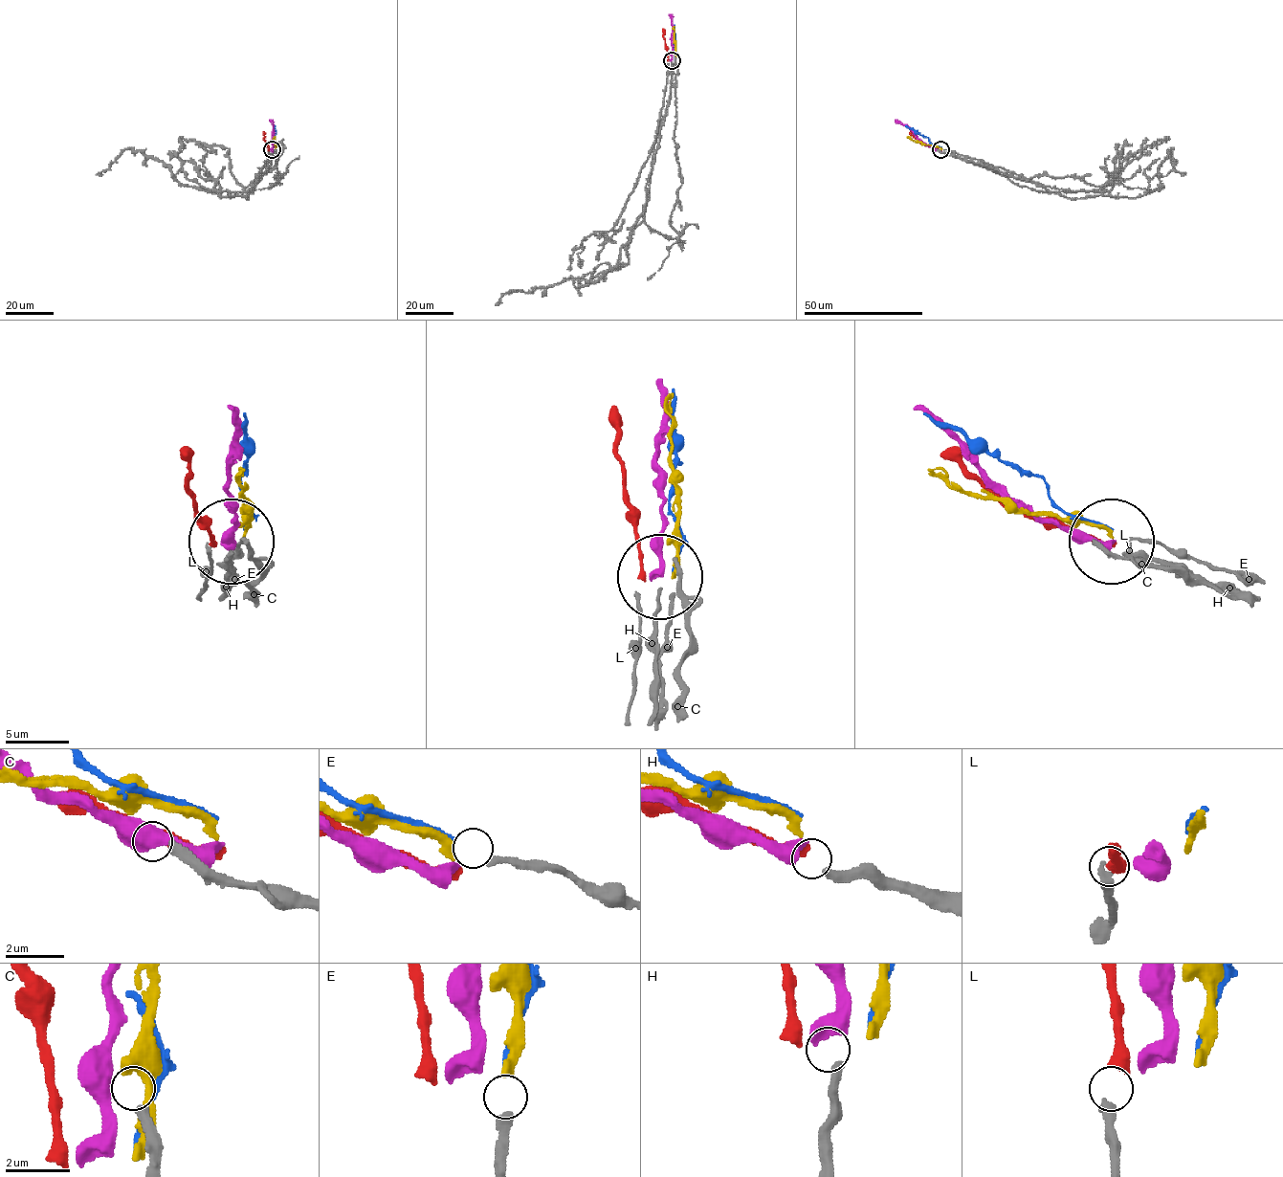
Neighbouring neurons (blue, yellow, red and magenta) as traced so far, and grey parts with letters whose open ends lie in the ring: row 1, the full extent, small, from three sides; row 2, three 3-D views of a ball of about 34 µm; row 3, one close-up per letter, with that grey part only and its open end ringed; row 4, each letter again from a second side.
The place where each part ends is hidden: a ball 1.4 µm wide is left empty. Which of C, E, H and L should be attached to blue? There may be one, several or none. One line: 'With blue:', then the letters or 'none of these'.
With blue: none of these

